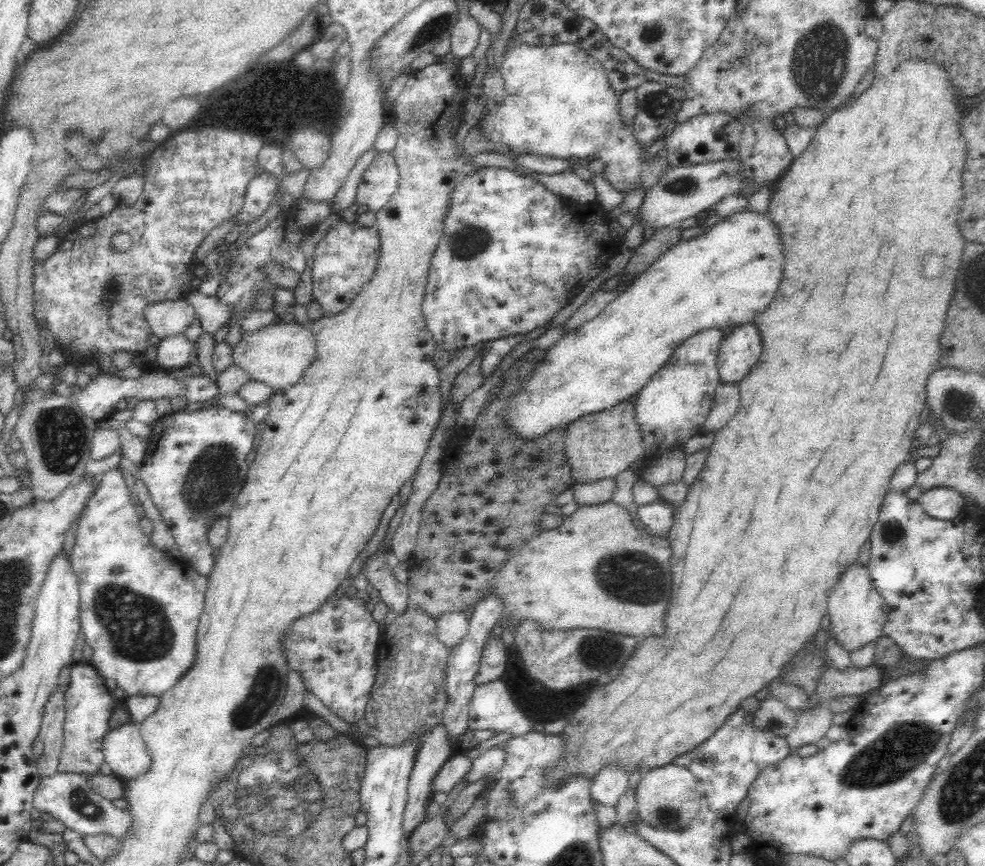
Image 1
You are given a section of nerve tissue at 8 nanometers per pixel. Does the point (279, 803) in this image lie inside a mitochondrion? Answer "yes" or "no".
yes

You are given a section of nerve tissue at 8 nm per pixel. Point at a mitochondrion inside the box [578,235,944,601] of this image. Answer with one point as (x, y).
(892, 533)

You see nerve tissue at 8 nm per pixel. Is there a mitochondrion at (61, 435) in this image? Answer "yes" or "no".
yes

